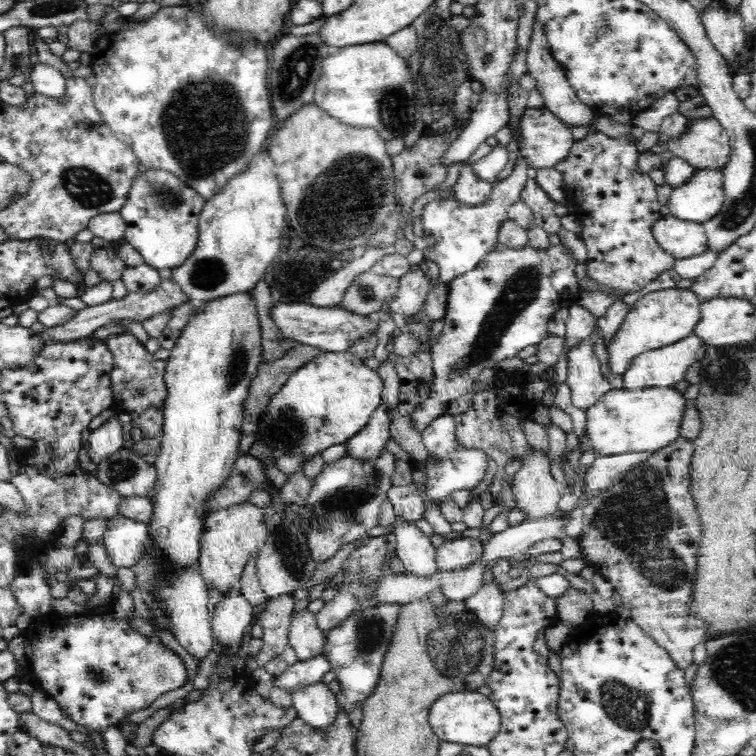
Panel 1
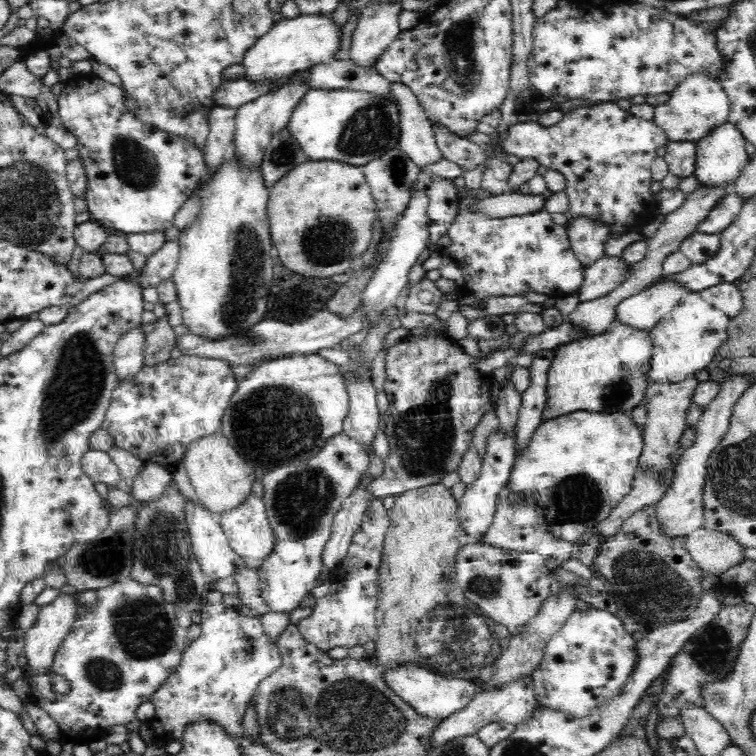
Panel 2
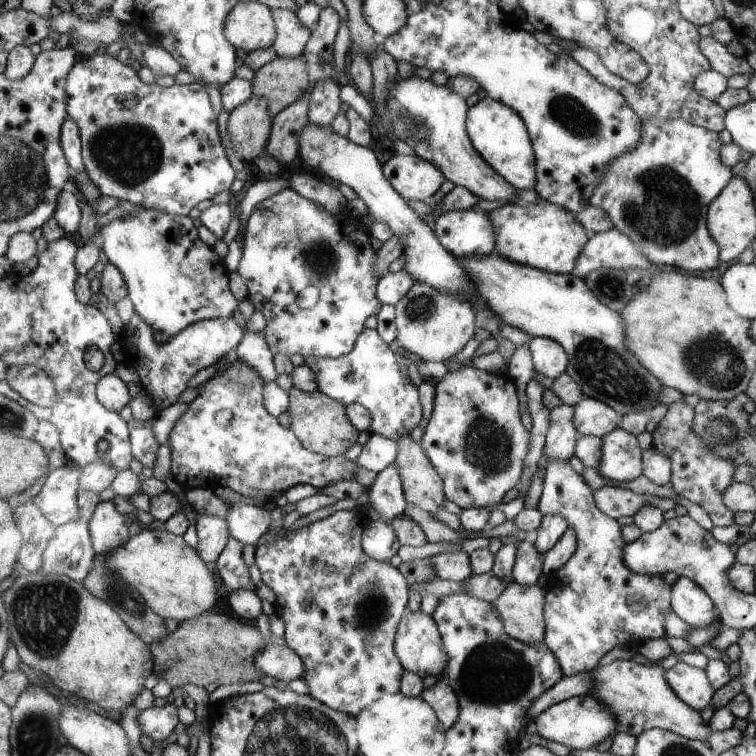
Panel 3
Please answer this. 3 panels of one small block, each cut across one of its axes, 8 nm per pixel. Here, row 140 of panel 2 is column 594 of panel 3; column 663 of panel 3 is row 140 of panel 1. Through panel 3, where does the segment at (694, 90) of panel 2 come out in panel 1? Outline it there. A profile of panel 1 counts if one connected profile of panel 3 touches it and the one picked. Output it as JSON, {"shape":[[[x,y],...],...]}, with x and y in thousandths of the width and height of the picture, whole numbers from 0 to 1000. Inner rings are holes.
{"shape":[[[943,153],[915,159],[896,184],[884,185],[881,194],[921,224],[956,224],[967,200],[962,172]]]}

